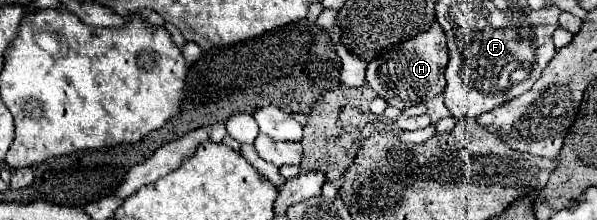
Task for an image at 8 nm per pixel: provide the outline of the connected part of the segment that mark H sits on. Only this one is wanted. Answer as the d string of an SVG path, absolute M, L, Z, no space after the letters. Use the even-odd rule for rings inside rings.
M433 23L425 33L419 33L415 35L415 39L411 39L409 49L405 49L405 45L399 45L371 59L367 63L367 83L389 105L407 109L411 105L429 101L431 97L439 95L445 89L443 73L445 73L447 61L449 61L449 55L447 55L447 41L445 41L443 29L437 23Z

